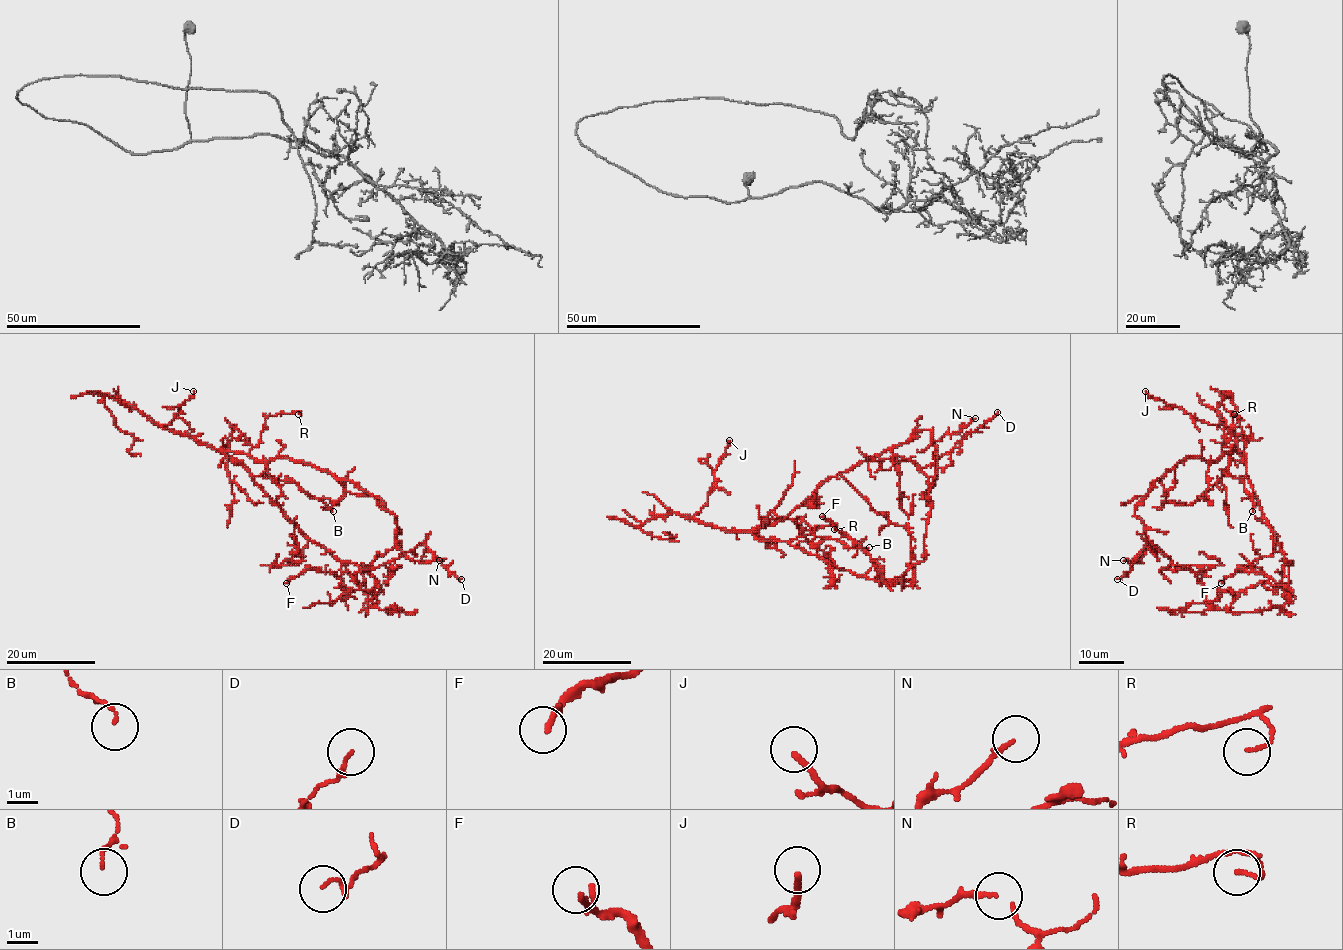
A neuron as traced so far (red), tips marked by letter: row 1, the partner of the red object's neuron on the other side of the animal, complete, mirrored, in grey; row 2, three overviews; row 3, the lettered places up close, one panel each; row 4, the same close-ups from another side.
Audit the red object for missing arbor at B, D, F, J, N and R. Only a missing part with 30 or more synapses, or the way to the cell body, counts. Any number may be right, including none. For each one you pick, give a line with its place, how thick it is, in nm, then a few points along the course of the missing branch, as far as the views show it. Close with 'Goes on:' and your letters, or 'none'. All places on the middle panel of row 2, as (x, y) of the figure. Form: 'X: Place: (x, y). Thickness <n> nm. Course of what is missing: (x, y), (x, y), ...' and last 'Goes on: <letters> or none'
F: Place: (822, 516). Thickness 180 nm. Course of what is missing: (822, 516), (809, 510), (798, 513), (770, 527), (774, 532)
J: Place: (729, 440). Thickness 200 nm. Course of what is missing: (729, 440), (741, 394), (731, 377), (715, 372), (697, 360), (702, 356), (710, 341)
Goes on: F, J

